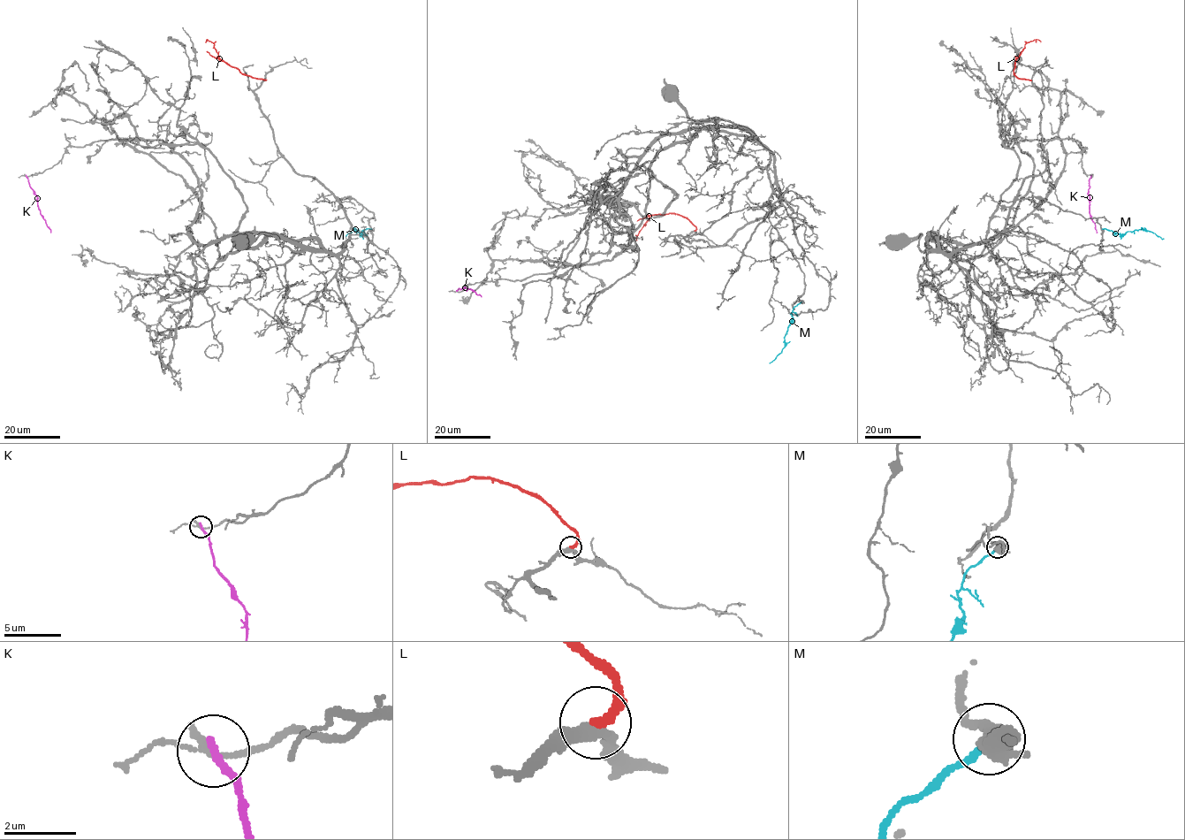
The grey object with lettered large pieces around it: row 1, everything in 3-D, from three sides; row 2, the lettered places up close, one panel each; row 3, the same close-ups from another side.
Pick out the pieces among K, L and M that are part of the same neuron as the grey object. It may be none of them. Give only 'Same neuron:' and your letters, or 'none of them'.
Same neuron: L

